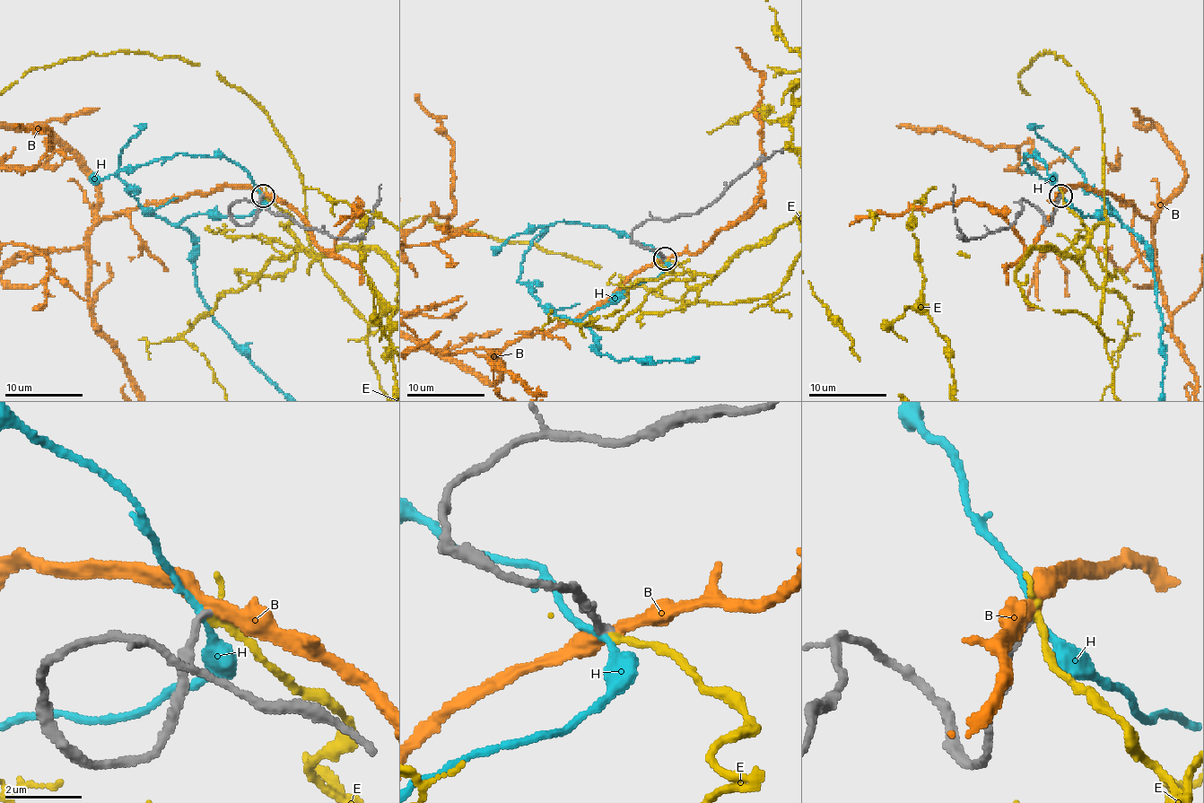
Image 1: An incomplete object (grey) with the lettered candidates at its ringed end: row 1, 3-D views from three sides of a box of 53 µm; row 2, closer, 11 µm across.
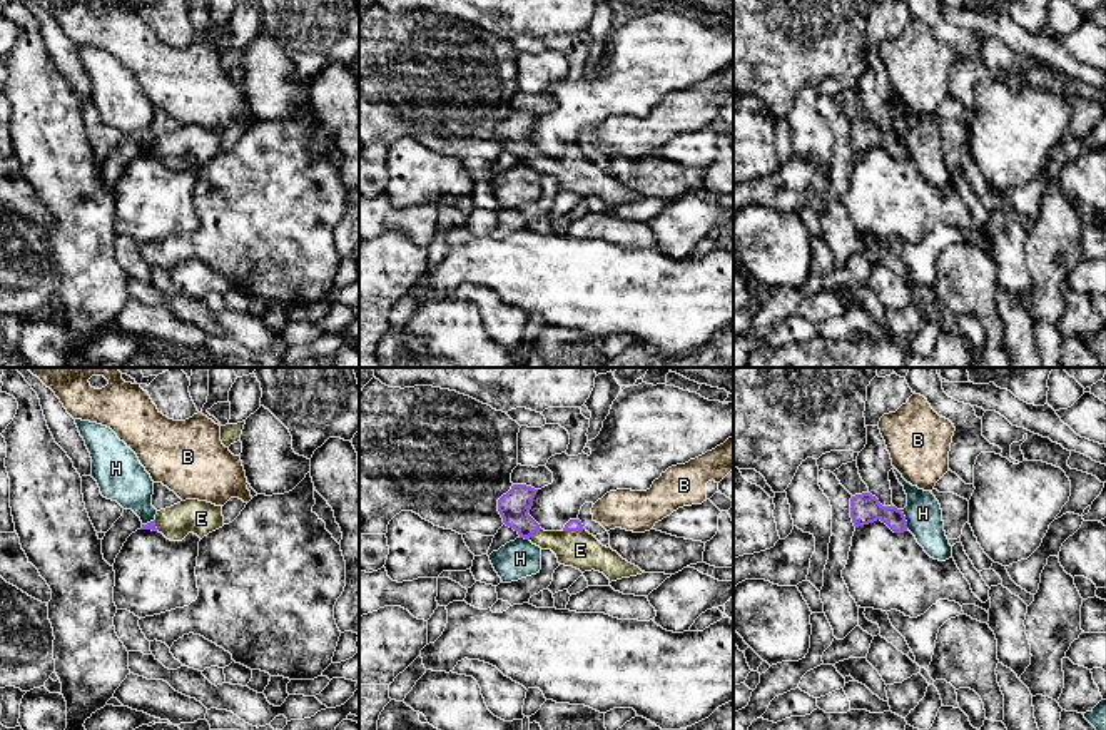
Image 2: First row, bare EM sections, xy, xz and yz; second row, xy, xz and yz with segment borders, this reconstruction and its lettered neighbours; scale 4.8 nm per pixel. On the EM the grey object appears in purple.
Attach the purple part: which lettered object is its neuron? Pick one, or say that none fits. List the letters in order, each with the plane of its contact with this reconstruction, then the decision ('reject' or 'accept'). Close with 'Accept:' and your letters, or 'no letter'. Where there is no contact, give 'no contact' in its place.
B: no contact; reject
E: meets purple in xz; accept
H: meets purple in yz; reject
Accept: E

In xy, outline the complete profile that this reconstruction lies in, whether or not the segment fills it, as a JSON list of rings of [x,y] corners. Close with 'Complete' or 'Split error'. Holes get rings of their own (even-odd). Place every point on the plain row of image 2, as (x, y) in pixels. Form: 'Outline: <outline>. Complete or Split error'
Outline: [[[185,125],[157,137],[155,145],[142,150],[140,155],[159,157],[170,167],[182,167],[189,159],[202,165],[222,152],[222,132],[199,125]]]. Split error

